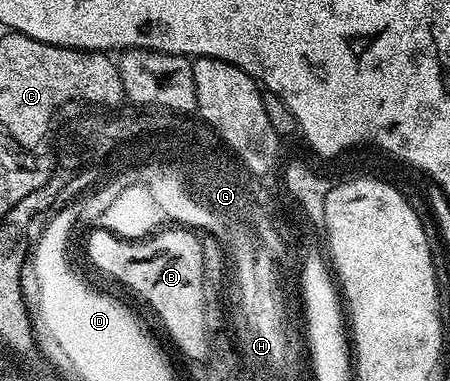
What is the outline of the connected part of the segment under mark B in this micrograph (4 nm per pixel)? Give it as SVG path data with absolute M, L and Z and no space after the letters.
M95 227L85 241L85 253L99 272L114 277L119 284L126 285L135 296L142 297L153 308L154 315L161 320L162 327L169 332L170 339L177 344L183 356L190 357L193 363L204 362L209 340L205 339L204 311L200 298L201 290L207 286L207 272L204 269L201 238L196 232L185 227L165 227L144 239L125 240L111 230Z

